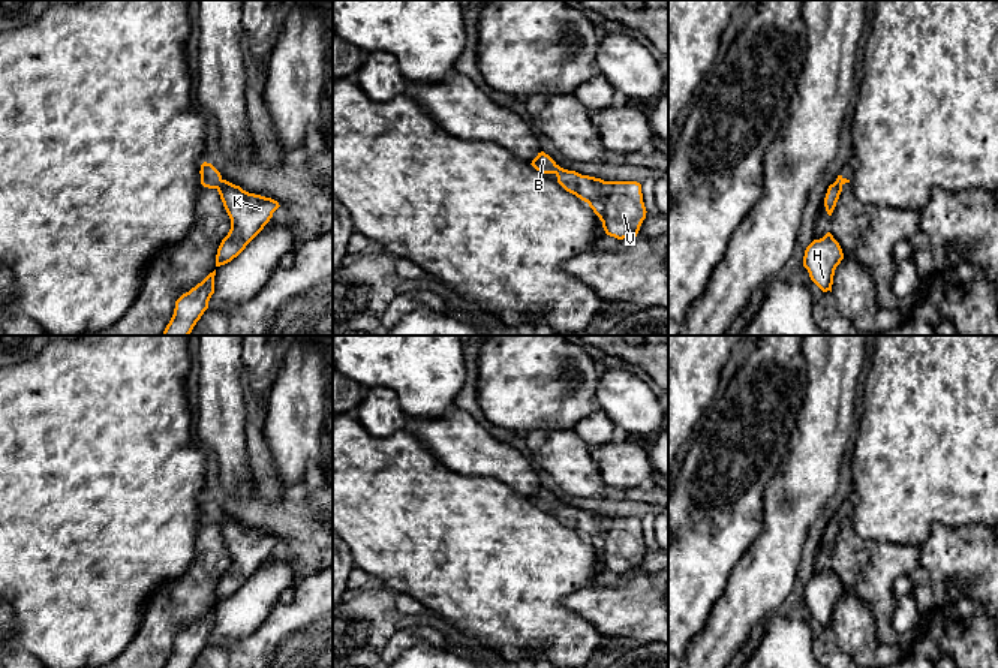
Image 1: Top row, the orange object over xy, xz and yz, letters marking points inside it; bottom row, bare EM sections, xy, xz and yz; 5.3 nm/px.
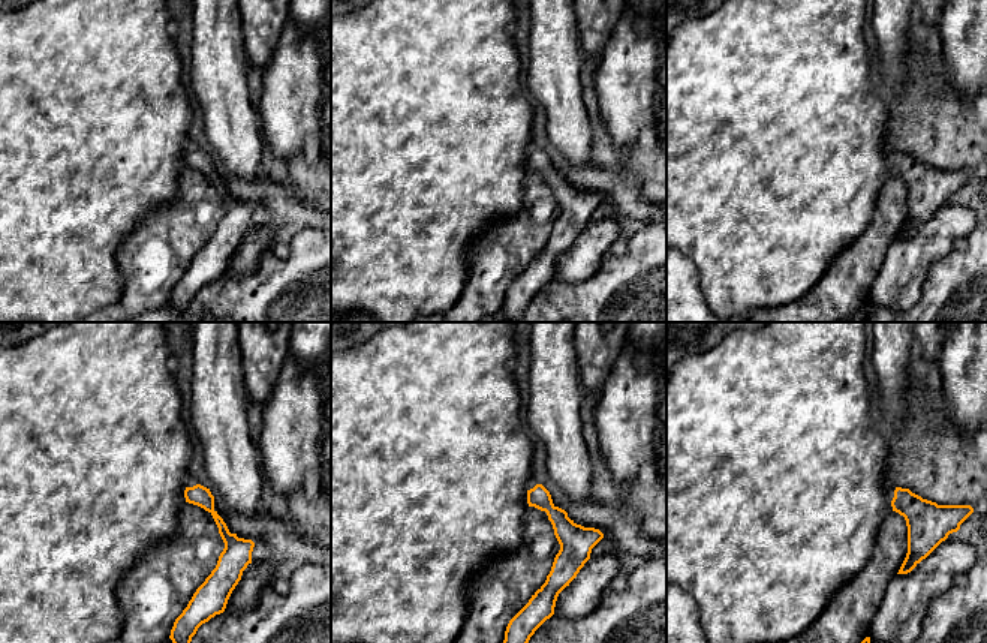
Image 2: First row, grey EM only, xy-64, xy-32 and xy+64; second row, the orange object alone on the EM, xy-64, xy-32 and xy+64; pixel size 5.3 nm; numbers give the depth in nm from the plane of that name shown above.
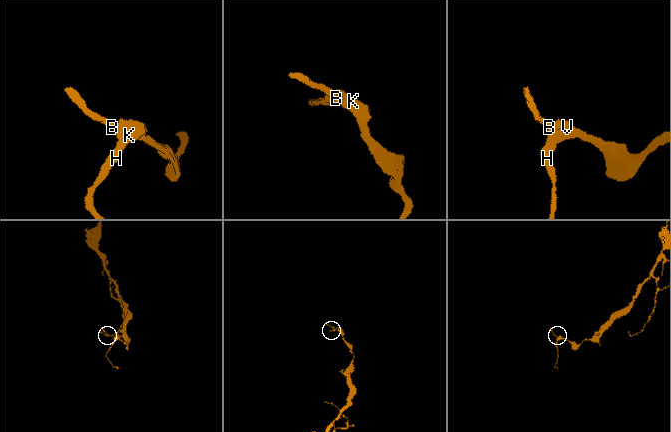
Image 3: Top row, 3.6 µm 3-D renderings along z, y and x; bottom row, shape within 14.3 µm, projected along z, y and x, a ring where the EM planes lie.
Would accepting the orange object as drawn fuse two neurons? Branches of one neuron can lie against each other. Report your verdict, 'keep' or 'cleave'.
keep

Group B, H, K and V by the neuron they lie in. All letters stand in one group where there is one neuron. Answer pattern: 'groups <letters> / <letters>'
groups B H K V

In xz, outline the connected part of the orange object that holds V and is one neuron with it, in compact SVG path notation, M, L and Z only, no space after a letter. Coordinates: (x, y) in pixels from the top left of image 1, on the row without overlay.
M544 487L530 499L542 509L554 509L557 518L569 529L587 538L602 557L607 571L623 575L637 572L646 542L643 538L641 520L637 517L604 517L601 514L581 511L575 506L560 503Z

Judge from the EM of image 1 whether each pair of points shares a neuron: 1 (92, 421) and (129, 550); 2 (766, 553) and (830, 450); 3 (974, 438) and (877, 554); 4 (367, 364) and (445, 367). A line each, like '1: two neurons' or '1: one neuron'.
1: one neuron
2: one neuron
3: two neurons
4: one neuron

